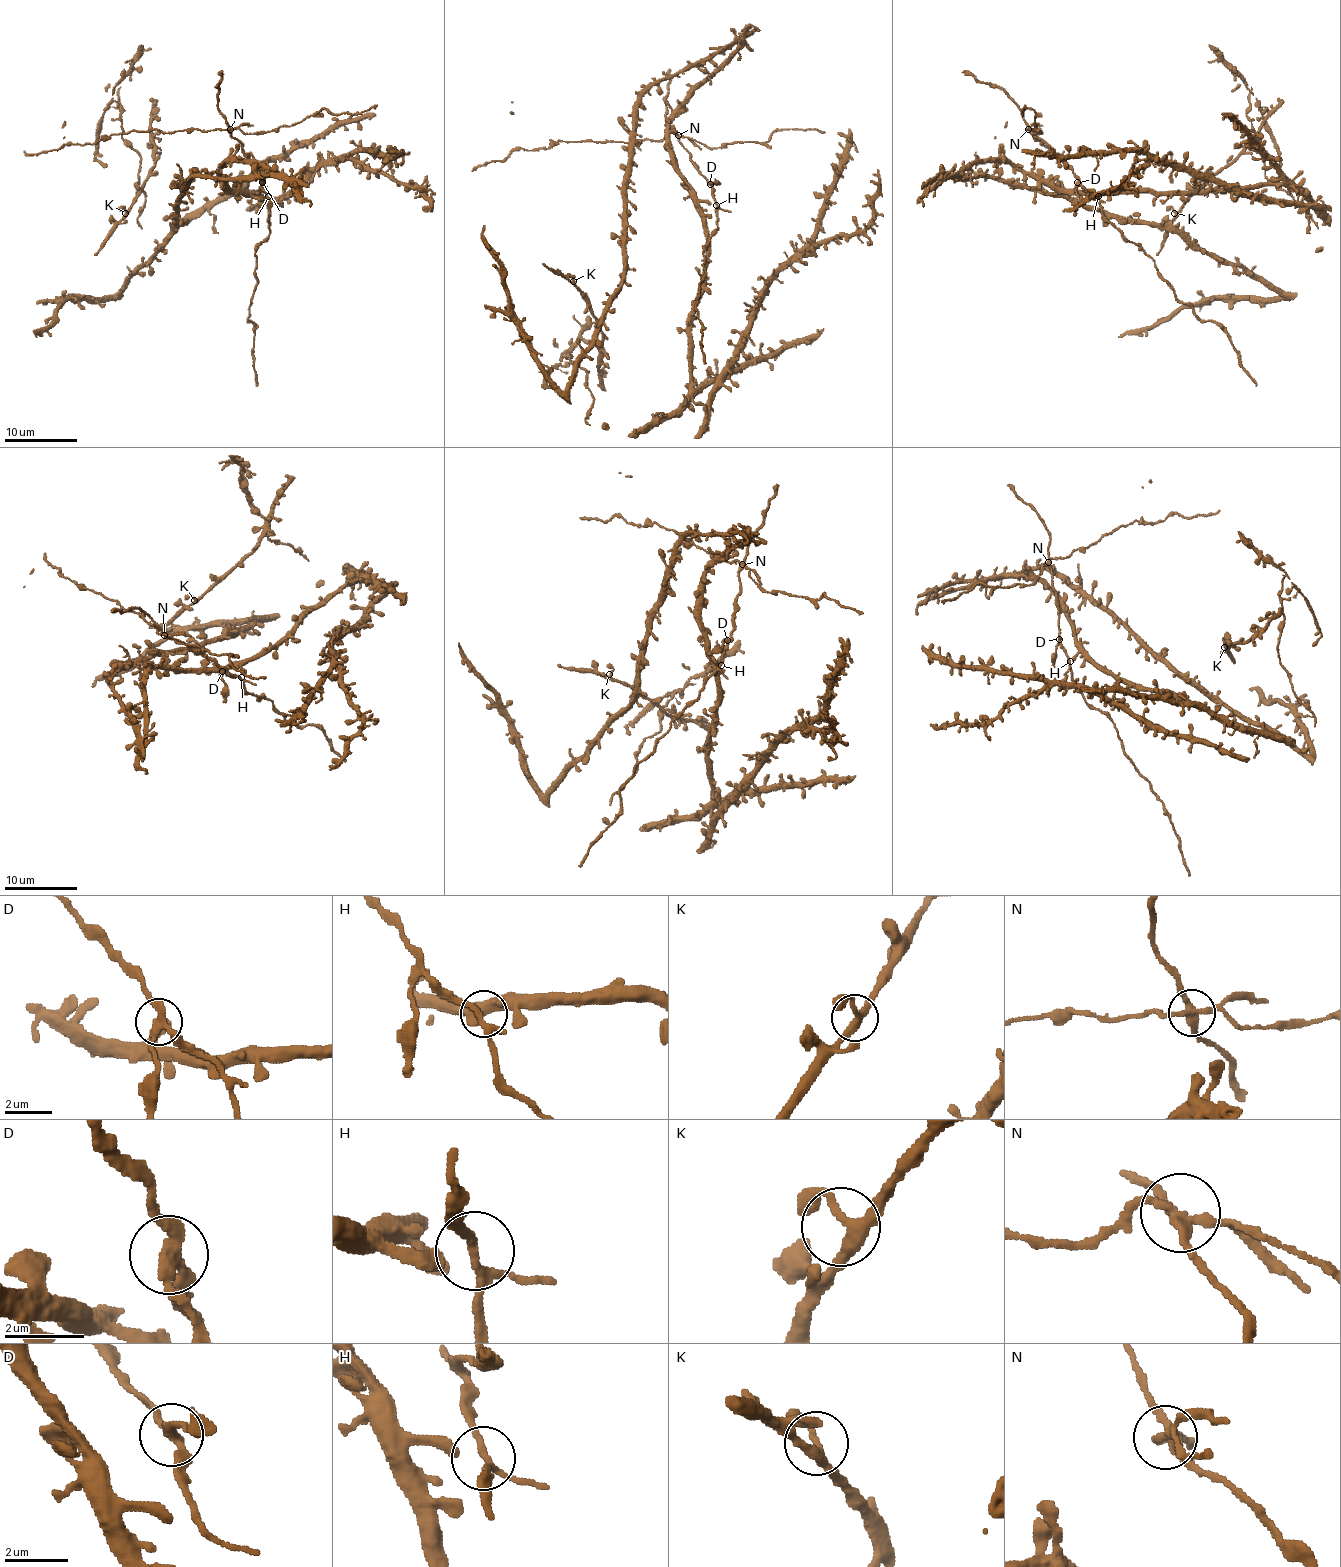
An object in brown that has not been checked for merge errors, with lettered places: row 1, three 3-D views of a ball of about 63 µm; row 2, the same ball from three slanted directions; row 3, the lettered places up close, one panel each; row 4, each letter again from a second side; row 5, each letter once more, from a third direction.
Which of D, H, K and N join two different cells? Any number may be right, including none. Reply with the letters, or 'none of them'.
D, N

